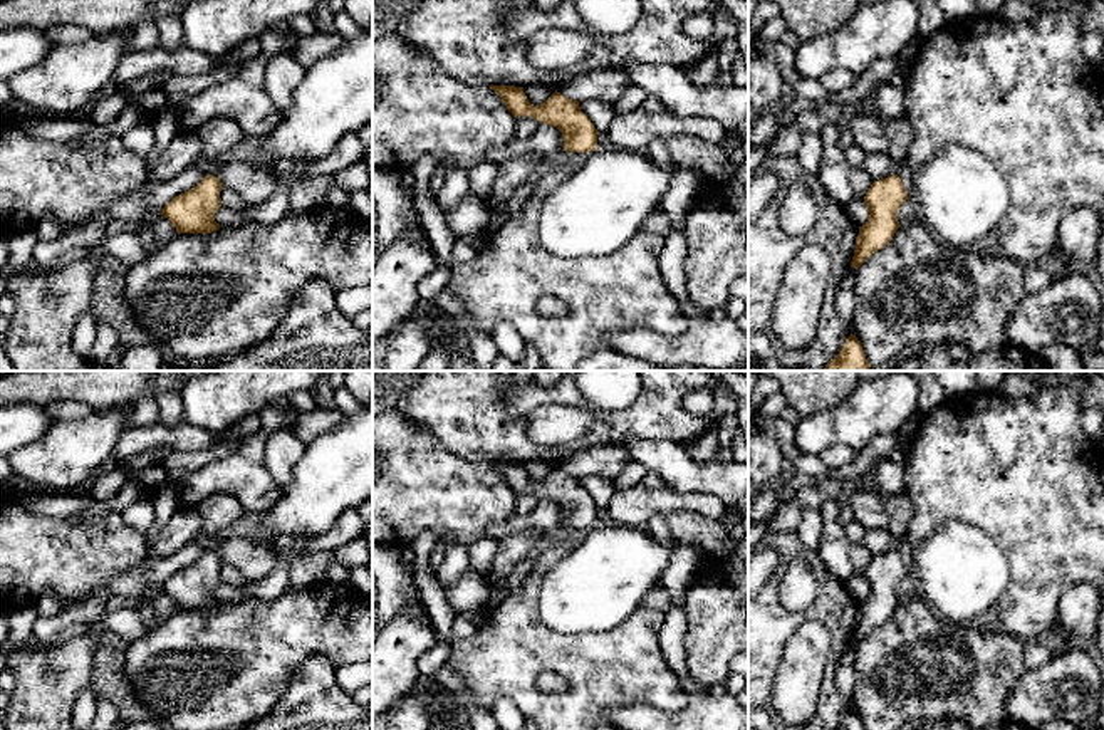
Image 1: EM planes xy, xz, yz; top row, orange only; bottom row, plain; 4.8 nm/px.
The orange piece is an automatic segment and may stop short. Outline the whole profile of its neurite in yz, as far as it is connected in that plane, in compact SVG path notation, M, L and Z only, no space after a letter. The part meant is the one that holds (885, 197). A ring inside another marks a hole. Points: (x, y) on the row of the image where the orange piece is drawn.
M891 175L871 185L864 196L867 223L859 227L851 262L852 269L857 270L874 252L891 242L899 227L898 210L908 198L906 188L898 175Z

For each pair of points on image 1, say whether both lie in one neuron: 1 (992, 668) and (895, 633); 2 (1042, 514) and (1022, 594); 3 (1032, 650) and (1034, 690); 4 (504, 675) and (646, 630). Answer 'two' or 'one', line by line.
1: one
2: one
3: two
4: one

